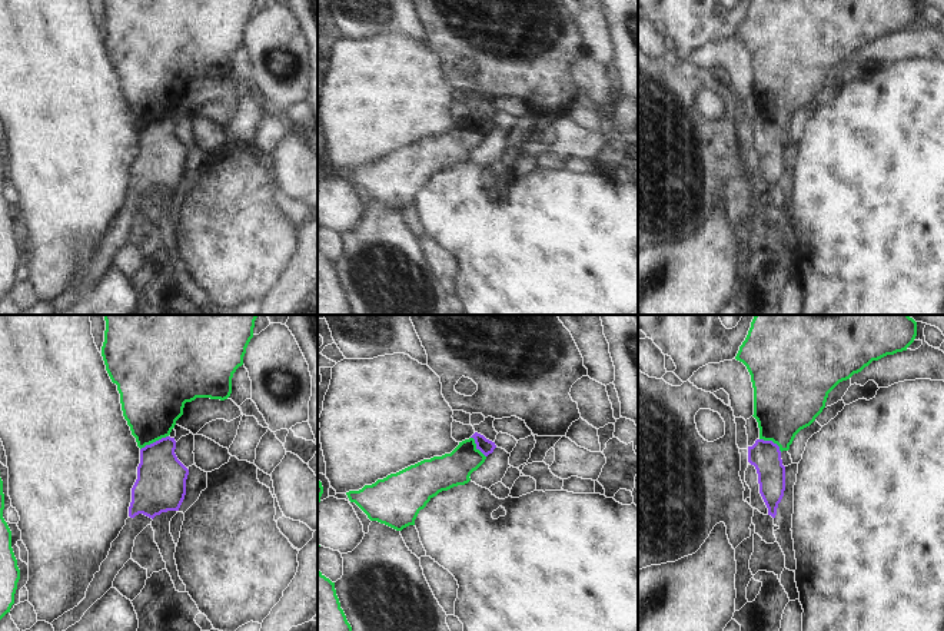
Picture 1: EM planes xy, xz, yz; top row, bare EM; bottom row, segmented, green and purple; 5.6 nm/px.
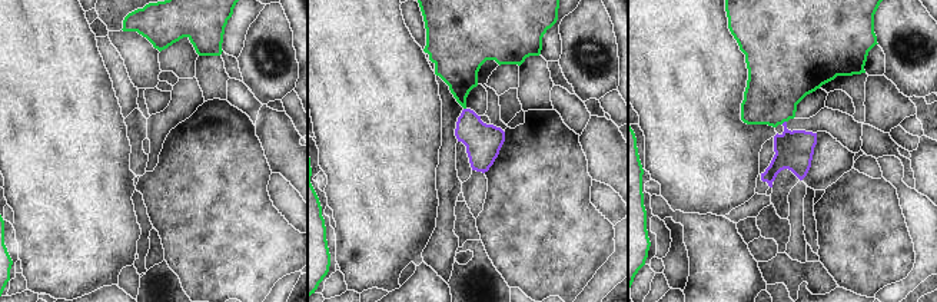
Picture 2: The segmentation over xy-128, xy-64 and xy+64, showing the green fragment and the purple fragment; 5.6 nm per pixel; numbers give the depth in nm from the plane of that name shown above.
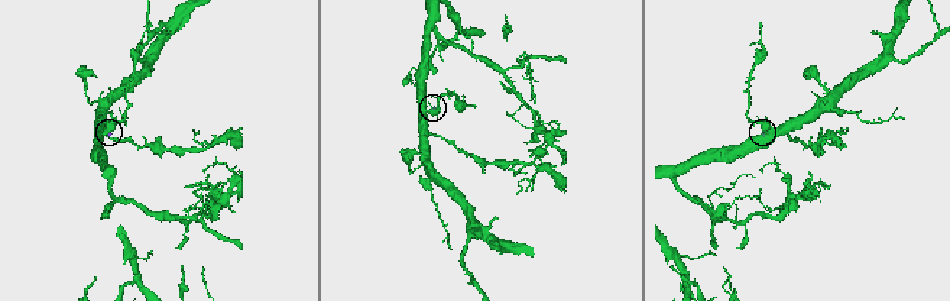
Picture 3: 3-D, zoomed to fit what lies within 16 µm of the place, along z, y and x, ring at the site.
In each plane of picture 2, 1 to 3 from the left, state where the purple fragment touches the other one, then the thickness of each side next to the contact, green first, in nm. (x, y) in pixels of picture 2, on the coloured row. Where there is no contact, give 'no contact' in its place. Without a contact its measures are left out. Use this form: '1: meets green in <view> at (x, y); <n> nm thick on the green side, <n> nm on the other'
1: no contact
2: no contact
3: meets green in xy+64 at (783, 122); 360 nm thick on the green side, 220 nm on the other

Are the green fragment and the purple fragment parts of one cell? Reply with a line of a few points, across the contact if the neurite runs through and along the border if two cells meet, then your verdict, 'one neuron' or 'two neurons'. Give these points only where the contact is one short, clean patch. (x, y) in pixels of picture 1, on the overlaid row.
line xy (168, 435), (146, 444), (140, 449); two neurons

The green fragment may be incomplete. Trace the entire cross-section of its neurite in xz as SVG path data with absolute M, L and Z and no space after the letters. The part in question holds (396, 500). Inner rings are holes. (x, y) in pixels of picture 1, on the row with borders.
M469 438L459 442L451 454L423 459L383 479L378 479L372 485L365 485L359 491L349 491L346 495L370 521L378 521L396 531L402 531L409 525L415 525L419 511L439 492L468 484L471 474L476 471L485 459L486 456L476 448L475 439Z

